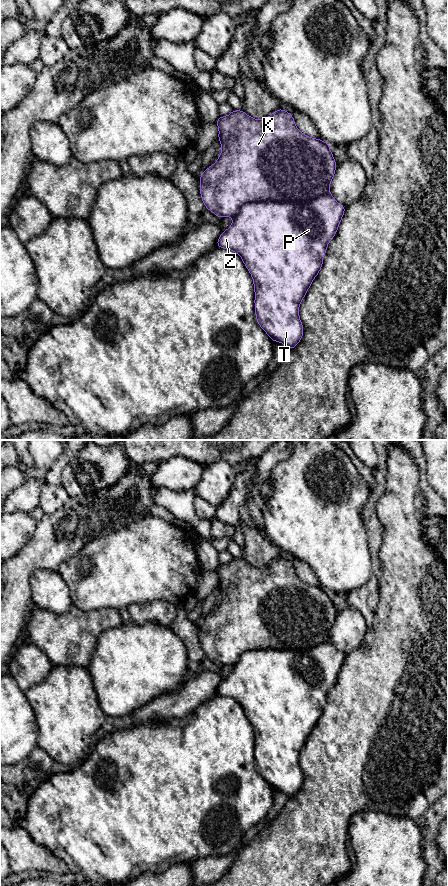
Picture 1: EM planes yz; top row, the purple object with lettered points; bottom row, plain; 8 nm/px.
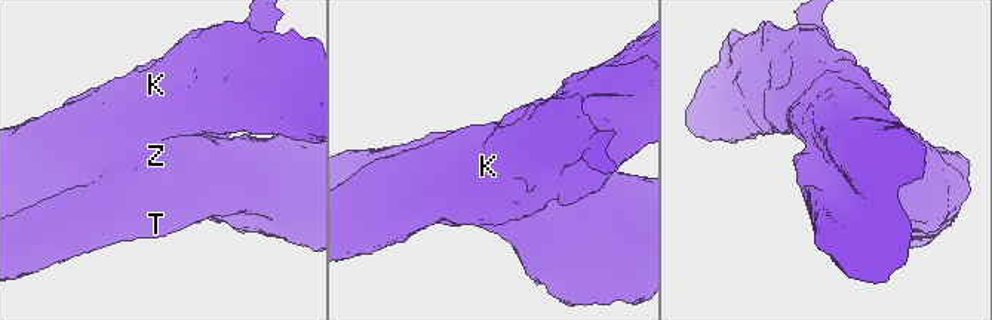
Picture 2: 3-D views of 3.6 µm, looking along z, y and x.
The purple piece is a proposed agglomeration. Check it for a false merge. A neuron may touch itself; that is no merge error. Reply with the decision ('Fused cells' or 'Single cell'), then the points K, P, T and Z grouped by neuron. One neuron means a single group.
Fused cells. Groups: K / P T Z

